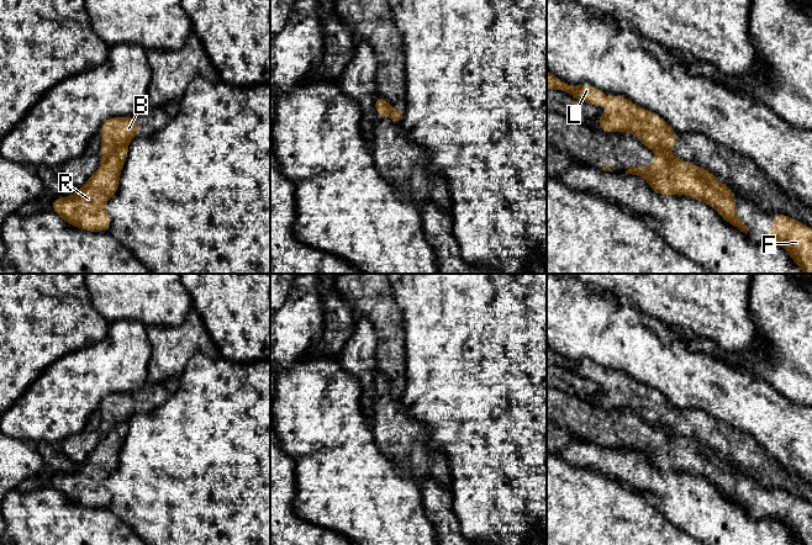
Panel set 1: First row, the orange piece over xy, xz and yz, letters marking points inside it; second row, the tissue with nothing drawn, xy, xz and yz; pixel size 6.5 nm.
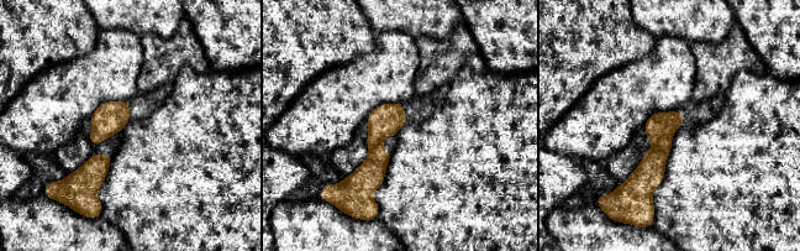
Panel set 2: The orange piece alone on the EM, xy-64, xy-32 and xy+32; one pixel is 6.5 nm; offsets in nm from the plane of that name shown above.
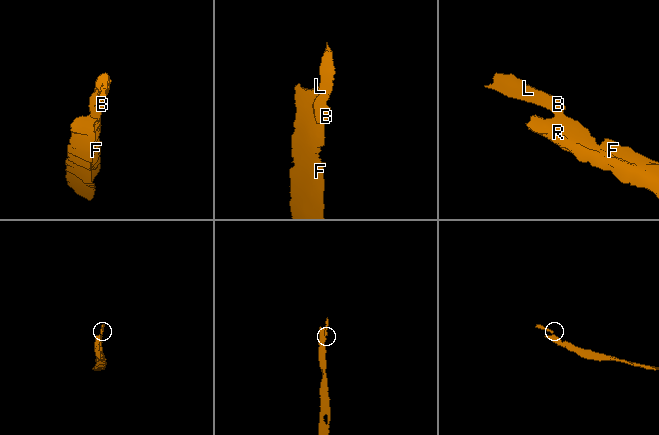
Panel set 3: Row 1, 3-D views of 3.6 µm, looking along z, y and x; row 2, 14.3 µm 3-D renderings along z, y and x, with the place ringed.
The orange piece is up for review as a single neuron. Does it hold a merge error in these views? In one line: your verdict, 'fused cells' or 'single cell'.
fused cells

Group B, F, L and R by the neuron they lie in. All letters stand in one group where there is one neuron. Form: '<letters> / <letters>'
B L / F R

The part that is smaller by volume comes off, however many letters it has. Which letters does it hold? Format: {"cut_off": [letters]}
{"cut_off": ["B", "L"]}

